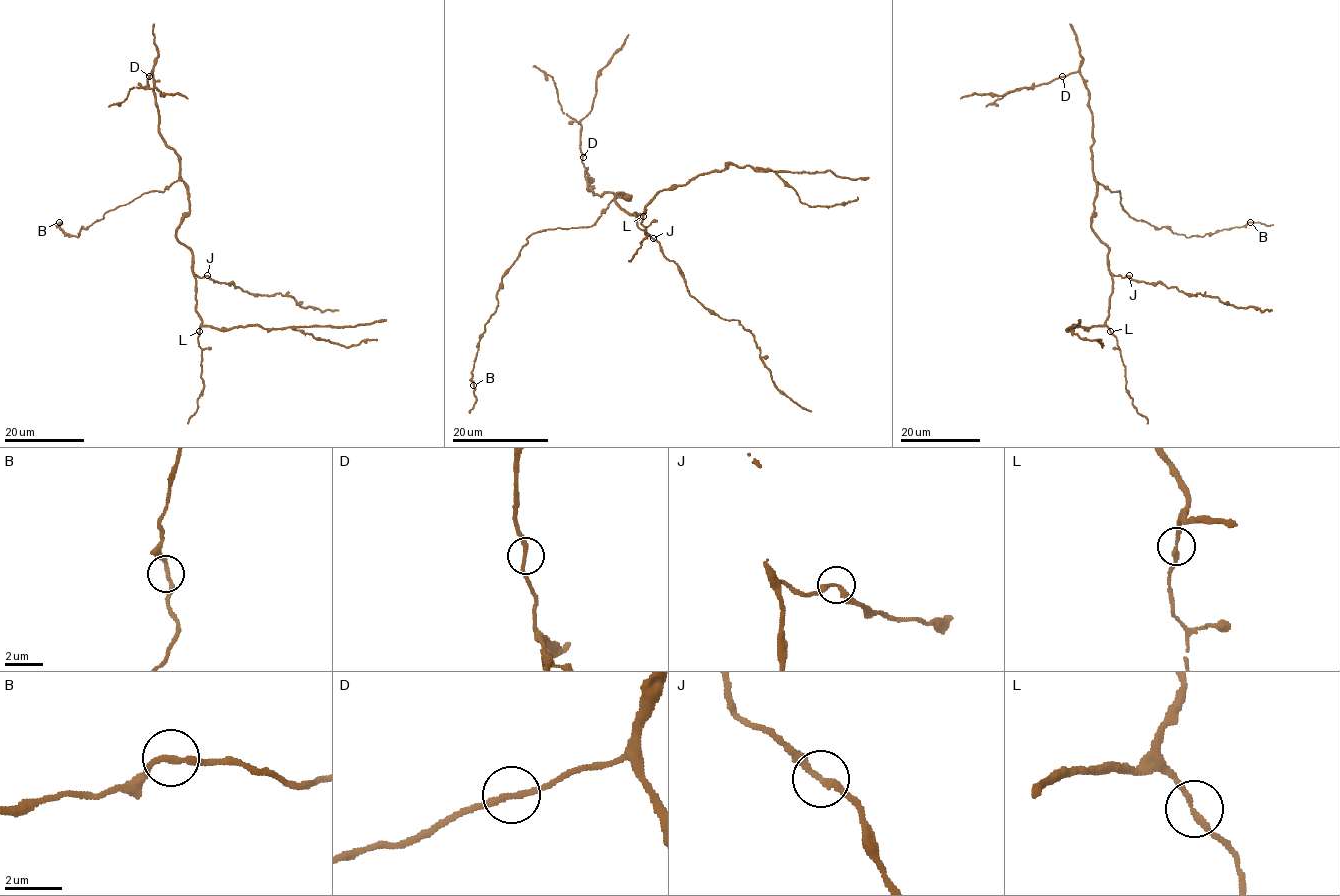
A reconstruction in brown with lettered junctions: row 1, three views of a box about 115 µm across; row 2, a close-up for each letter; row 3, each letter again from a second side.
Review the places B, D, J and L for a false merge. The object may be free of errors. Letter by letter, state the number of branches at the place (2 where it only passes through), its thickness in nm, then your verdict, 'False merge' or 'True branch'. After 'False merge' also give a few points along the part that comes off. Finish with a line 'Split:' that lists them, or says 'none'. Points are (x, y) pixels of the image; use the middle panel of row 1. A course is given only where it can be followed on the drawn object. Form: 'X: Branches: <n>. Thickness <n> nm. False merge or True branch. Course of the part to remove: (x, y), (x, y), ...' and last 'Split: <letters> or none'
B: Branches: 2. Thickness 200 nm. True branch
D: Branches: 2. Thickness 200 nm. True branch
J: Branches: 2. Thickness 240 nm. True branch
L: Branches: 2. Thickness 200 nm. True branch
Split: none

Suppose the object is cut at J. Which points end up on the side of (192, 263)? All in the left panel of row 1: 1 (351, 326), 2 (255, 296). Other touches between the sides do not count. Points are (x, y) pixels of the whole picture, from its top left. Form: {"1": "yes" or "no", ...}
{"1": "yes", "2": "no"}

